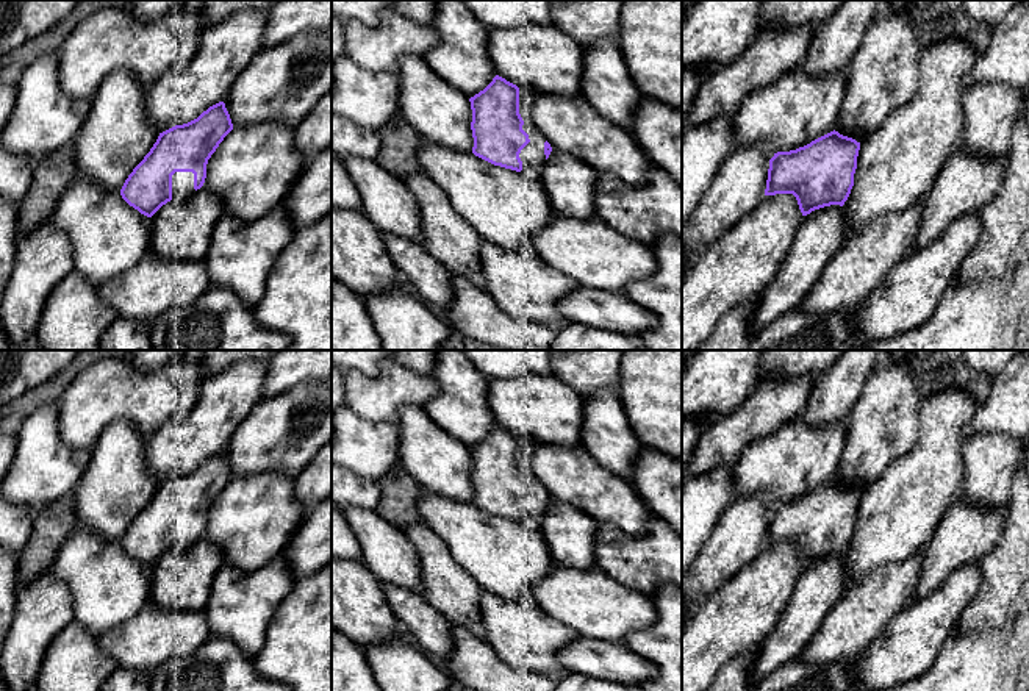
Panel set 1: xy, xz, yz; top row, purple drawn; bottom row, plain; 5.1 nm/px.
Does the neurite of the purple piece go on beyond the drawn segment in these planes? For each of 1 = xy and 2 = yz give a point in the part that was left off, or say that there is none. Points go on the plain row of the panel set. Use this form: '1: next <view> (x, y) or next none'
1: next xy (182, 532)
2: next none

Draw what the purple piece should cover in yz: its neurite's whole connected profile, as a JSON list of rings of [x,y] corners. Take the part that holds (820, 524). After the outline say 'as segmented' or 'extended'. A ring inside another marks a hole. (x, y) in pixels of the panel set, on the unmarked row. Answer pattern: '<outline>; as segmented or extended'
[[[830,482],[769,510],[765,546],[793,544],[802,566],[848,550],[854,536],[860,492]]]; as segmented

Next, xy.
[[[219,452],[197,469],[160,483],[125,530],[122,549],[152,567],[167,552],[191,547],[203,536],[208,510],[231,480],[225,453]]]; extended

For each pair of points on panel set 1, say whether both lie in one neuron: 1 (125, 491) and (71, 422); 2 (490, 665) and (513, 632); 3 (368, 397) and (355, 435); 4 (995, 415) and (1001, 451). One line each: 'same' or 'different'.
1: different
2: different
3: different
4: different

